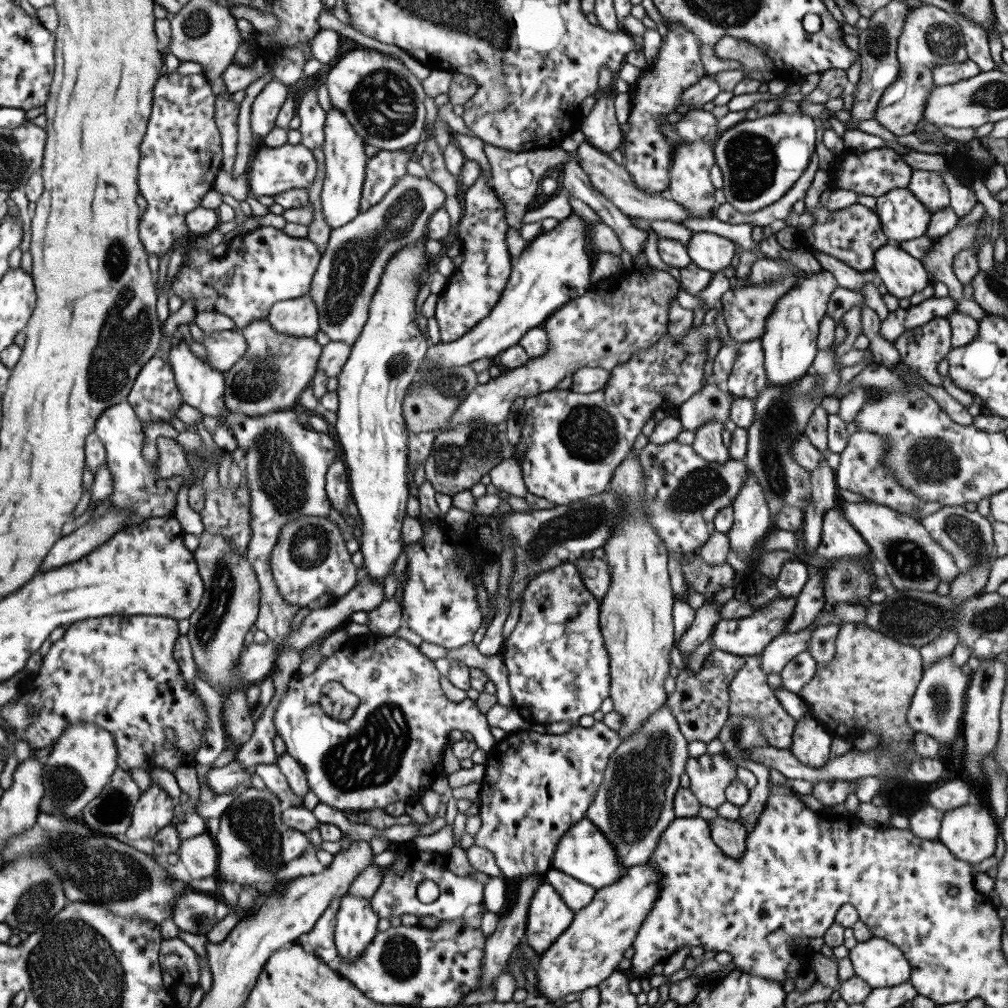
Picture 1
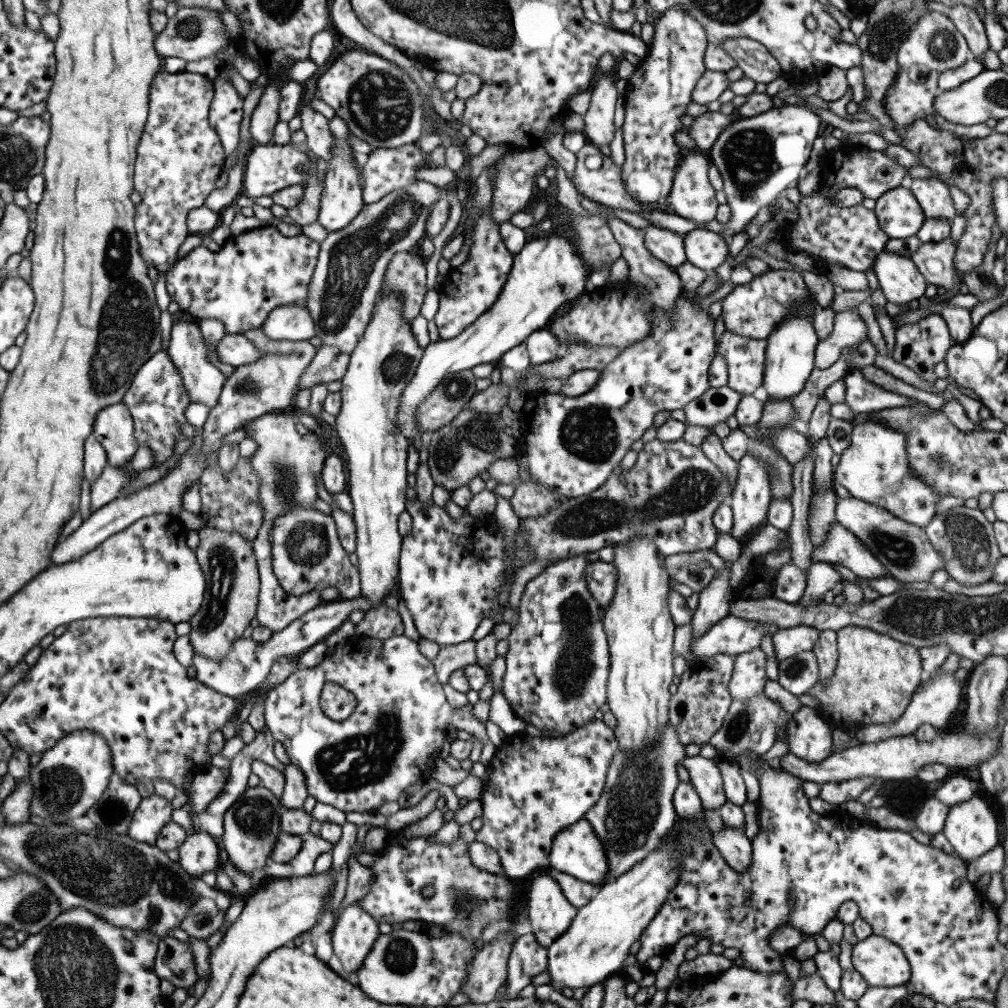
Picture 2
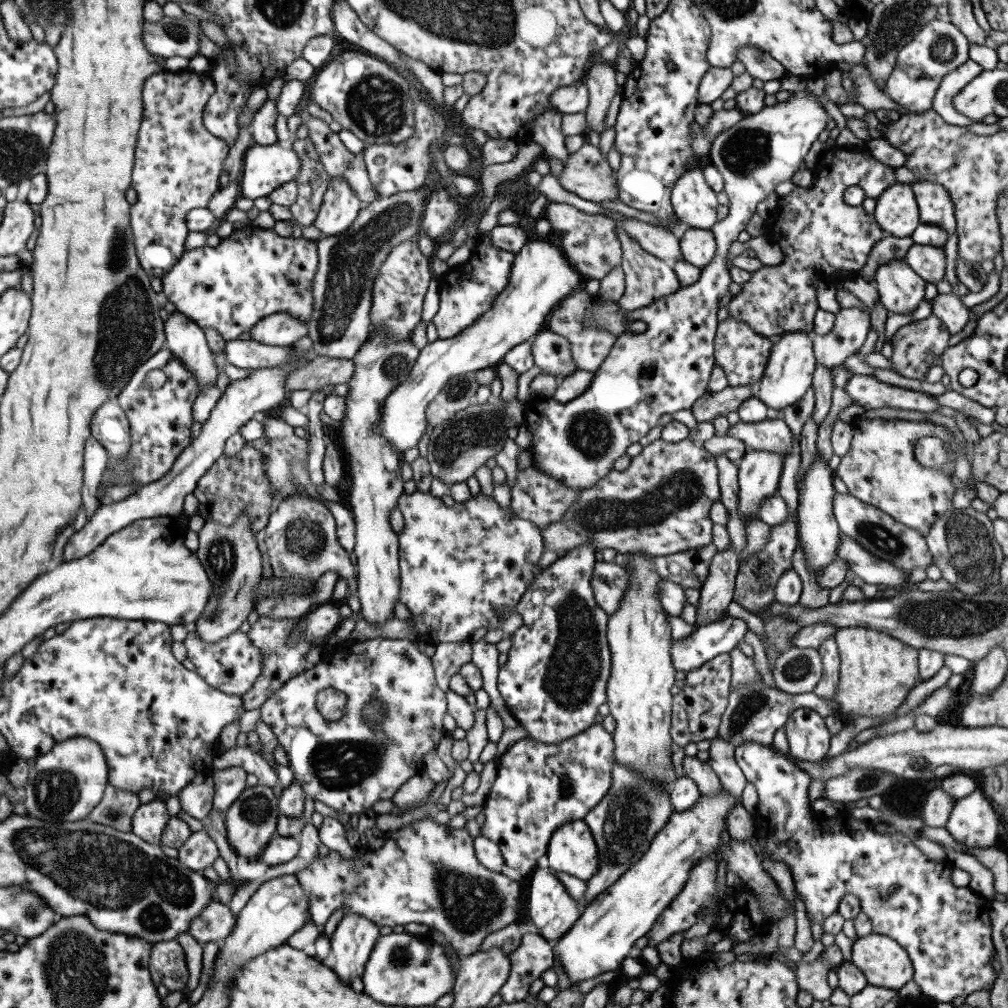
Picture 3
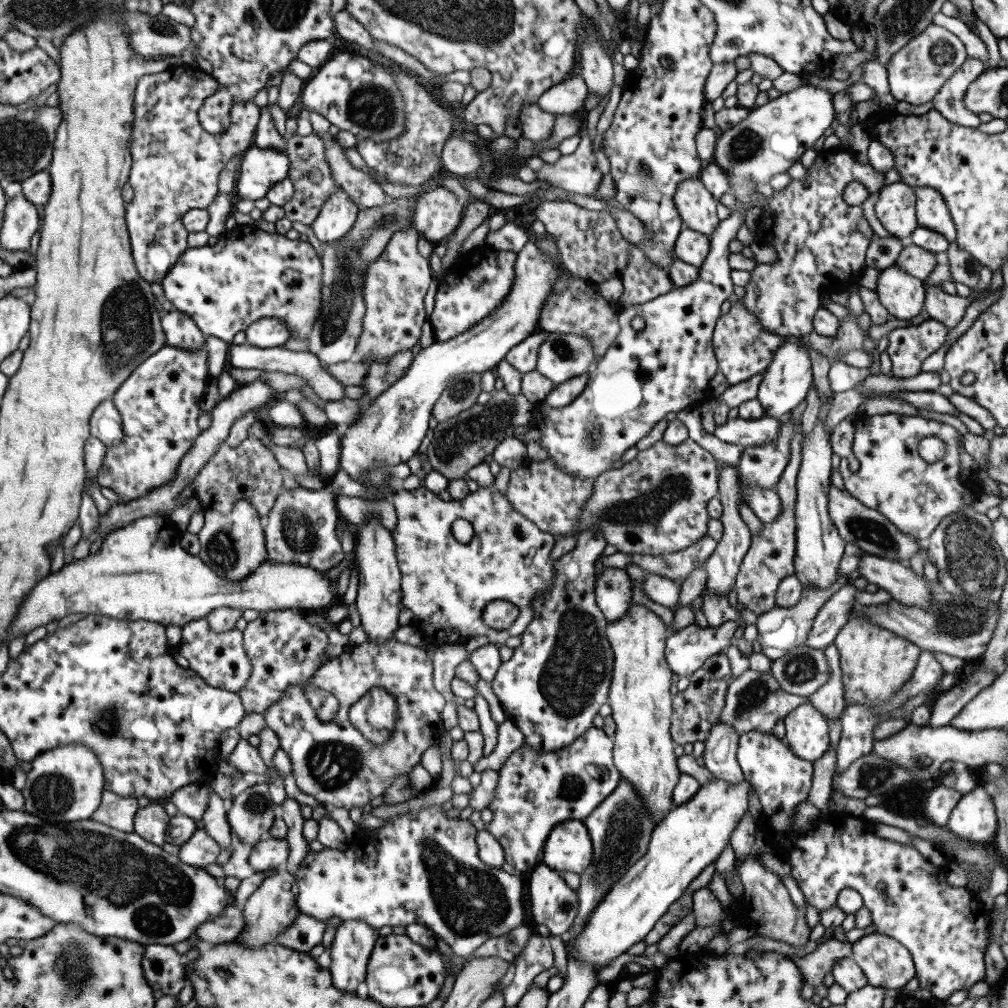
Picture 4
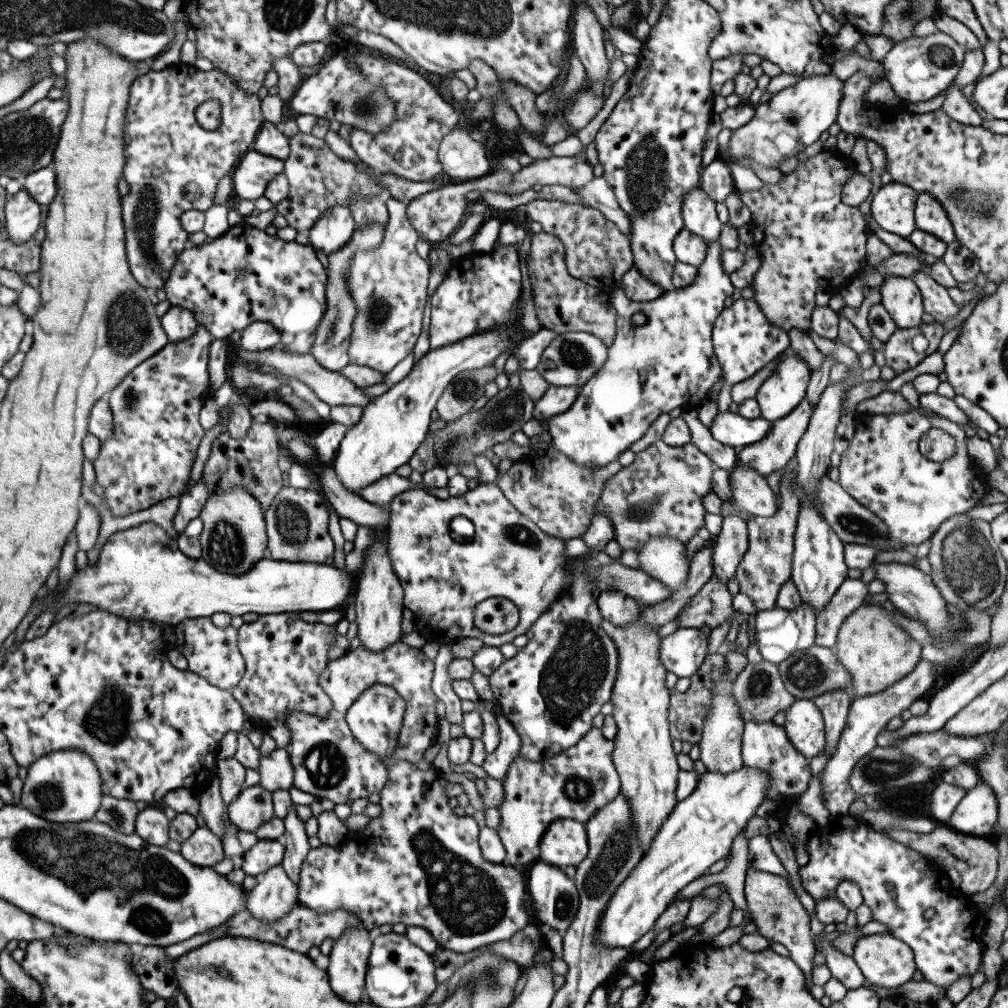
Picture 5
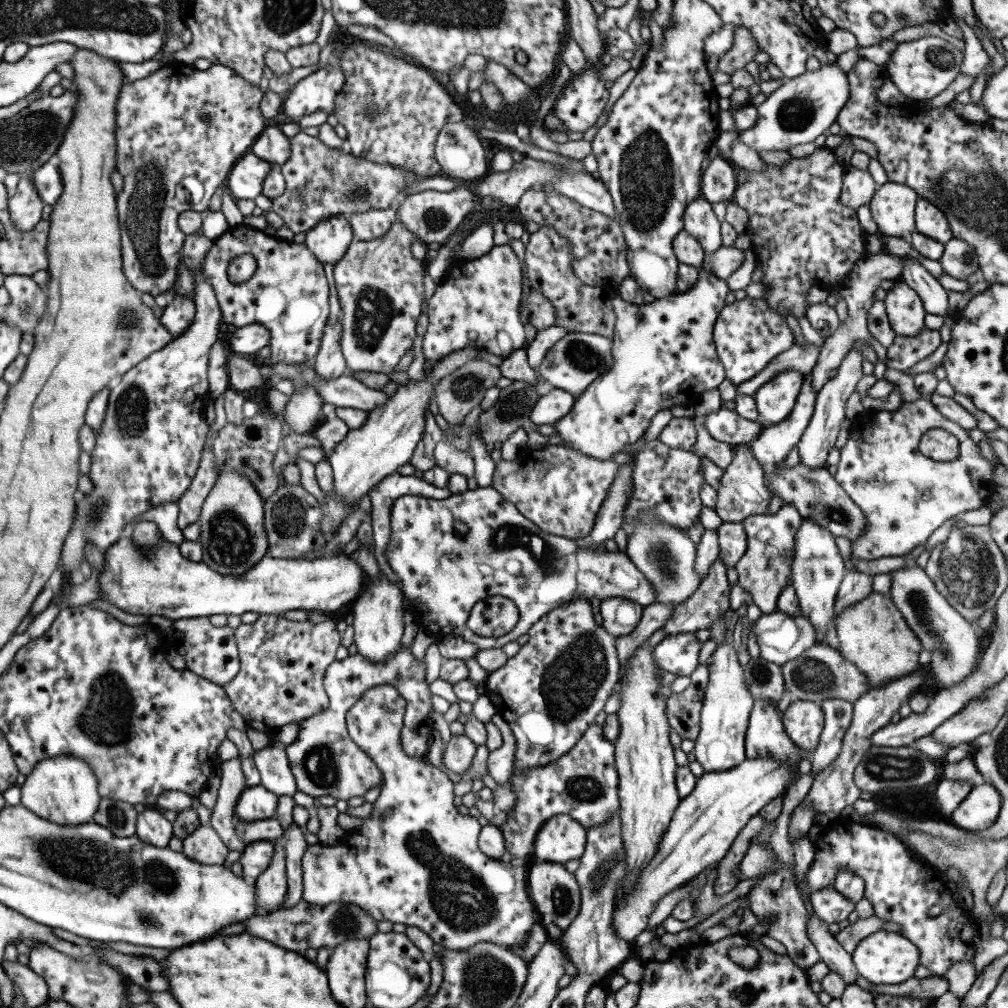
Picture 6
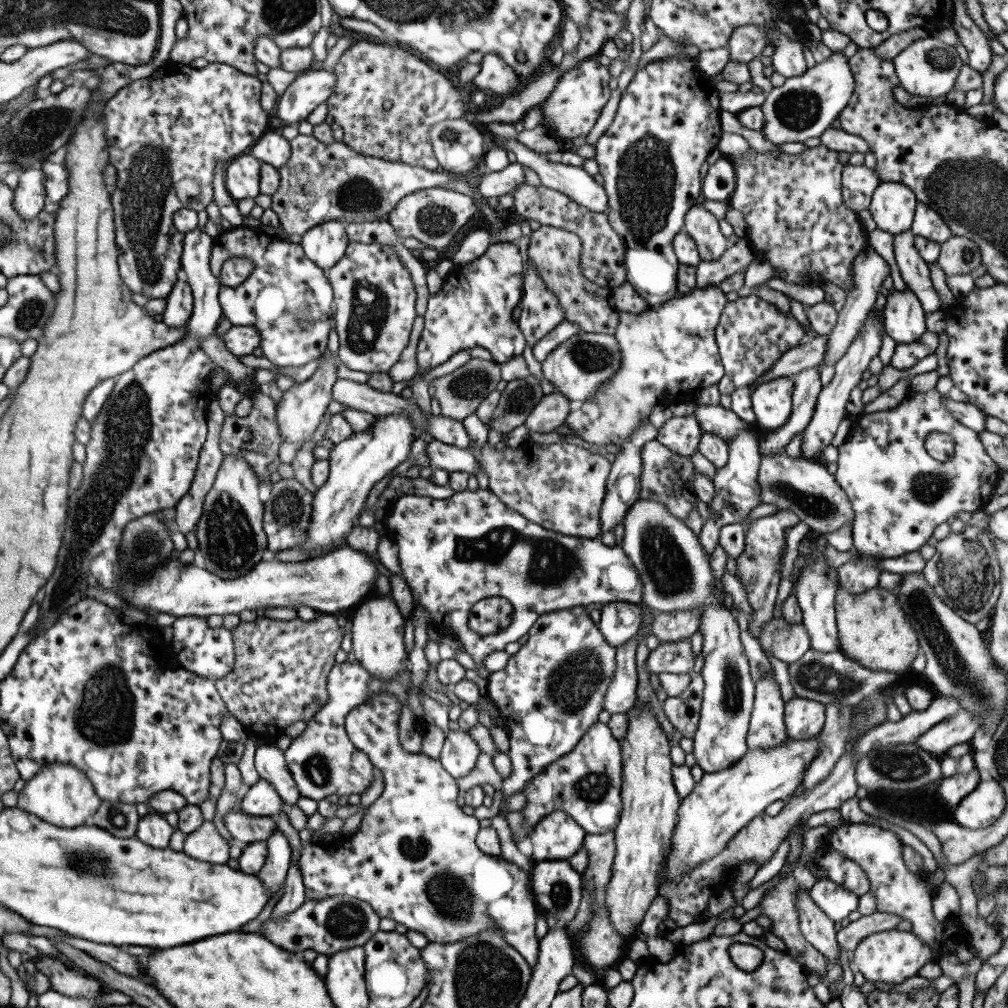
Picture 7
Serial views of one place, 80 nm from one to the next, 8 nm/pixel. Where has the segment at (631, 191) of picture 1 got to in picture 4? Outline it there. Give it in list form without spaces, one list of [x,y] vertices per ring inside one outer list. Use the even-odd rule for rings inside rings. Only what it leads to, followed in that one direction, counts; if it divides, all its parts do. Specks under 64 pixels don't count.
[[[583,128],[577,148],[571,154],[562,153],[554,165],[543,163],[534,171],[536,180],[544,180],[549,185],[581,196],[595,197],[601,185],[602,174],[597,168],[591,141]]]

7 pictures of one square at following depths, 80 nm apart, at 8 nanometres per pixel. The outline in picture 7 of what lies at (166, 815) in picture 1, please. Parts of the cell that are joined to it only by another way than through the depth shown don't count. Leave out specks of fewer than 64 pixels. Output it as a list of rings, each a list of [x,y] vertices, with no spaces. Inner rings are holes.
[[[148,812],[138,818],[134,837],[147,846],[162,849],[168,847],[172,831],[162,814]]]

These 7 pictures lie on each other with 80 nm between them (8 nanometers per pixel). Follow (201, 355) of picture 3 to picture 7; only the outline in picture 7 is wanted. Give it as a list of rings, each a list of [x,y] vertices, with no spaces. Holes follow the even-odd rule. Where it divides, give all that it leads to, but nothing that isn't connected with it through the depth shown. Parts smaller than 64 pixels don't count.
[[[182,276],[172,286],[165,298],[165,309],[161,313],[162,324],[179,329],[186,325],[192,313],[192,292]]]

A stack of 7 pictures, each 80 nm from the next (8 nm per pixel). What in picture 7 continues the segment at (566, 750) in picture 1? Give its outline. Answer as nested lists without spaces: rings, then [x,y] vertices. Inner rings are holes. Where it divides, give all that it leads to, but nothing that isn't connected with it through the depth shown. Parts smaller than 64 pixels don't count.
[[[597,722],[590,727],[571,752],[541,769],[525,783],[522,788],[525,806],[519,812],[527,823],[527,832],[553,811],[565,812],[585,834],[613,831],[619,822],[622,781],[620,740],[613,738],[606,724]]]

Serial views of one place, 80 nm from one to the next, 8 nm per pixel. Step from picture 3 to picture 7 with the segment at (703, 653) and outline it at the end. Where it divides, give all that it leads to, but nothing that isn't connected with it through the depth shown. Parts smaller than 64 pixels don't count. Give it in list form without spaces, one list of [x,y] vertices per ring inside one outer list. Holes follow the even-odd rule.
[[[689,639],[659,643],[650,650],[645,661],[648,674],[686,674],[693,667]]]

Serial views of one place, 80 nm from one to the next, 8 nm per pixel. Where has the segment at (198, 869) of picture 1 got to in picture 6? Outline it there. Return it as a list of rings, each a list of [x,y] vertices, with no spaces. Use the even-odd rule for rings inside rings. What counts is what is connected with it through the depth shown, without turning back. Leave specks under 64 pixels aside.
[[[200,824],[182,840],[180,852],[193,862],[221,865],[228,850],[208,824]]]

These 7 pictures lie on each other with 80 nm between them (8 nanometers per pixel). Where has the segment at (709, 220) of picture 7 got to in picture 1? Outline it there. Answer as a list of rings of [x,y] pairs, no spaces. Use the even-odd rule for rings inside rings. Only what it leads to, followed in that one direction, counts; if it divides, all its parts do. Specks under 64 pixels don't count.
[[[747,109],[739,110],[739,112],[728,112],[719,118],[716,124],[716,133],[710,141],[684,140],[682,143],[673,145],[671,164],[668,170],[669,188],[667,188],[666,195],[673,202],[677,202],[677,206],[683,206],[690,218],[703,219],[714,216],[717,204],[713,197],[715,189],[709,178],[710,168],[715,165],[713,147],[722,132],[744,120],[746,112]]]

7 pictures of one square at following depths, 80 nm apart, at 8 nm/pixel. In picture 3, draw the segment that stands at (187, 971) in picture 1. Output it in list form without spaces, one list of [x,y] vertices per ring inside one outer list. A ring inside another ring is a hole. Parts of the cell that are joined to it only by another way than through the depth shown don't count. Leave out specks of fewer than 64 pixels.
[[[176,939],[152,944],[149,951],[148,969],[153,984],[163,984],[170,992],[181,991],[187,984],[187,968],[183,950]]]

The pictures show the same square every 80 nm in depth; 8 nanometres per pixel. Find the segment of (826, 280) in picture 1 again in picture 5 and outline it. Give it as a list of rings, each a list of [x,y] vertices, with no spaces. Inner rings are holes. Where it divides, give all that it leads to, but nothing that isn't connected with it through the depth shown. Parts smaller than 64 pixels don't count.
[[[795,353],[779,354],[776,367],[773,367],[771,374],[758,386],[754,398],[760,410],[760,417],[773,422],[789,414],[805,397],[810,371],[799,355]]]

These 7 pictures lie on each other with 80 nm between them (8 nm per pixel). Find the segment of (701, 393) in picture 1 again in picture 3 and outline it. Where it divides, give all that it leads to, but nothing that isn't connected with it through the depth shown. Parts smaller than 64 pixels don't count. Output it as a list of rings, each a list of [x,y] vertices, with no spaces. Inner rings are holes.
[[[750,384],[735,387],[727,385],[717,392],[703,393],[688,409],[697,423],[711,422],[716,416],[733,412],[741,402],[751,396]]]

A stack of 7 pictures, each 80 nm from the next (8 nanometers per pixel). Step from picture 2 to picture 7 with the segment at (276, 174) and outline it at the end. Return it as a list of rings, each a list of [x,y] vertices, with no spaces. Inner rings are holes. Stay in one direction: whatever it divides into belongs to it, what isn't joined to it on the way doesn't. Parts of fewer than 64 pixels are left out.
[[[241,154],[225,167],[225,190],[236,202],[245,198],[253,199],[260,194],[258,190],[260,161],[253,155]]]

